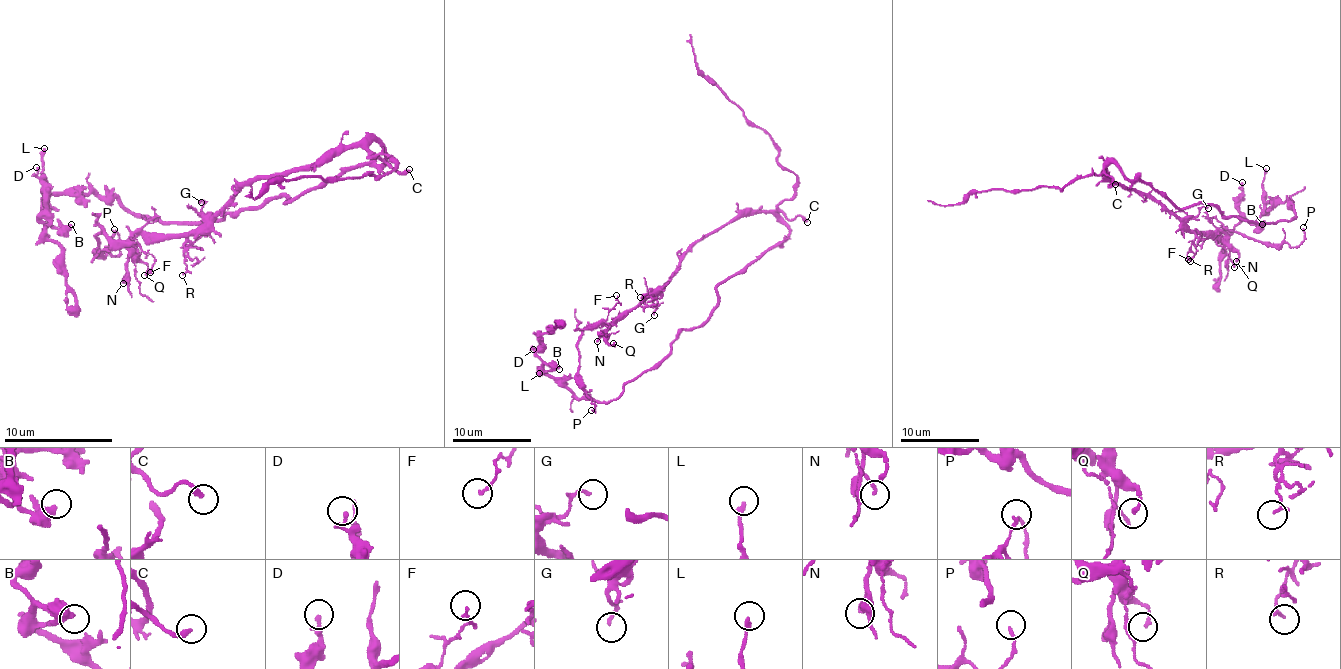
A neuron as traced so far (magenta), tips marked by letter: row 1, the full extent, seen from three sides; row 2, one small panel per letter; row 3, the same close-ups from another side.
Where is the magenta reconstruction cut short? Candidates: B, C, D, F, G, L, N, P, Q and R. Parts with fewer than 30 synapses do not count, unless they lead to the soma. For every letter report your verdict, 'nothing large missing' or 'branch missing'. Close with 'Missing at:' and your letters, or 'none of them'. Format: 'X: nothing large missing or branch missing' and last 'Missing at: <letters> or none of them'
B: nothing large missing
C: branch missing
D: nothing large missing
F: nothing large missing
G: nothing large missing
L: nothing large missing
N: nothing large missing
P: nothing large missing
Q: nothing large missing
R: nothing large missing
Missing at: C

